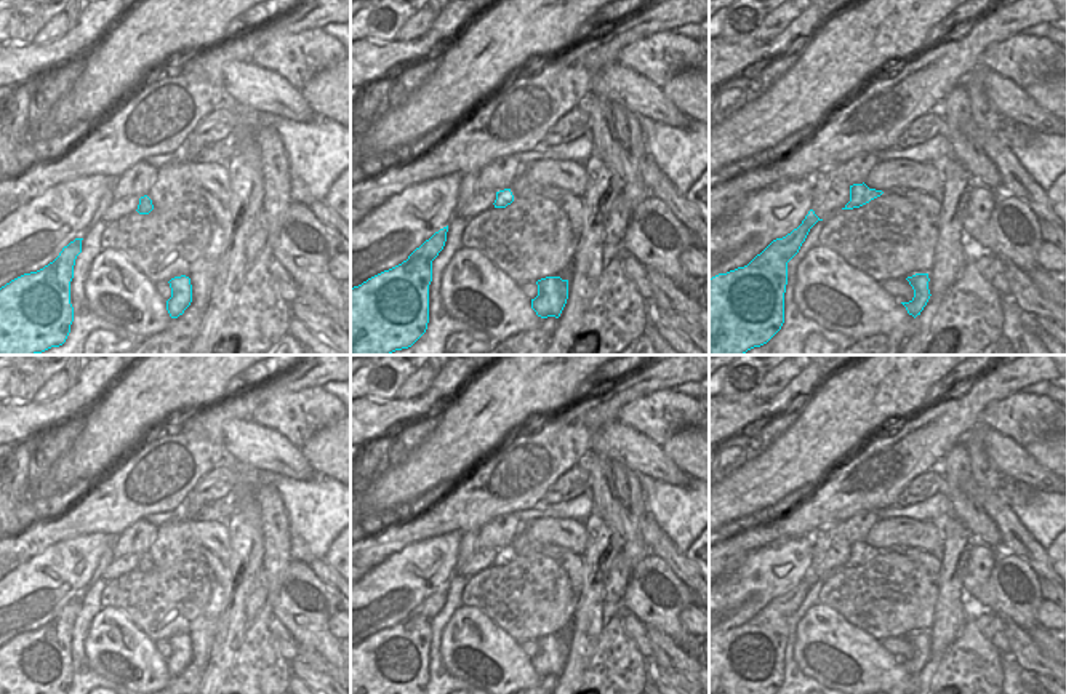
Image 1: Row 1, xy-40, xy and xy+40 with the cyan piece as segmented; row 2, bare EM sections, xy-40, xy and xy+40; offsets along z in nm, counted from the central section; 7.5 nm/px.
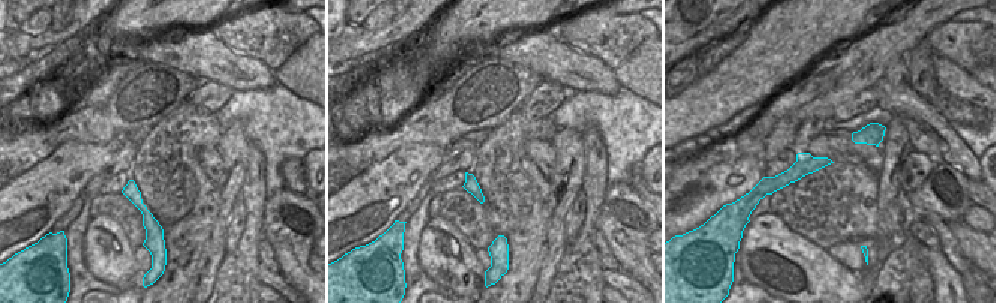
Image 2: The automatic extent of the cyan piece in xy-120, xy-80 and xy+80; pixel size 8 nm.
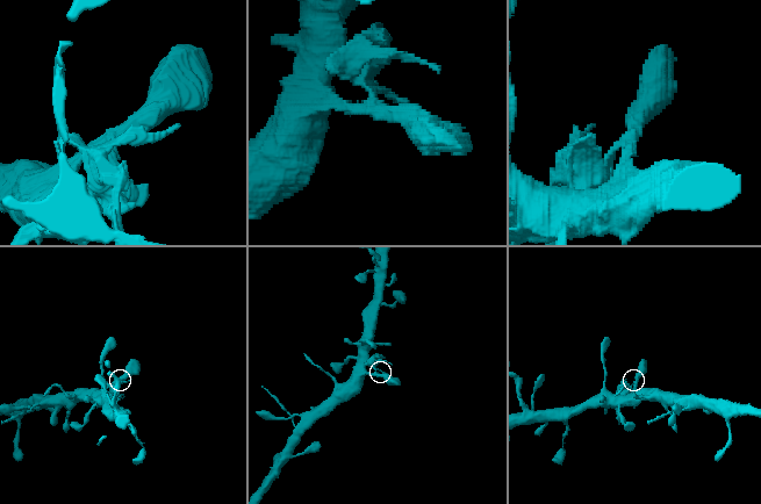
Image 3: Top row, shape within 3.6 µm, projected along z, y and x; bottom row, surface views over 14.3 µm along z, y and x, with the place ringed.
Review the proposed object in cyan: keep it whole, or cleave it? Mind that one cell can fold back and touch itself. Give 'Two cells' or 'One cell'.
Two cells.

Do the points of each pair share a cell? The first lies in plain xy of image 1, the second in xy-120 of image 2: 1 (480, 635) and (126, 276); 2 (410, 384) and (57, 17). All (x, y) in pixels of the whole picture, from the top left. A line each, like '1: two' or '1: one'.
1: one
2: two

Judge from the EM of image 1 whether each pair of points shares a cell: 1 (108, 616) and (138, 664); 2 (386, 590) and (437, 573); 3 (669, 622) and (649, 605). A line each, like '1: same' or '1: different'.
1: same
2: same
3: same

